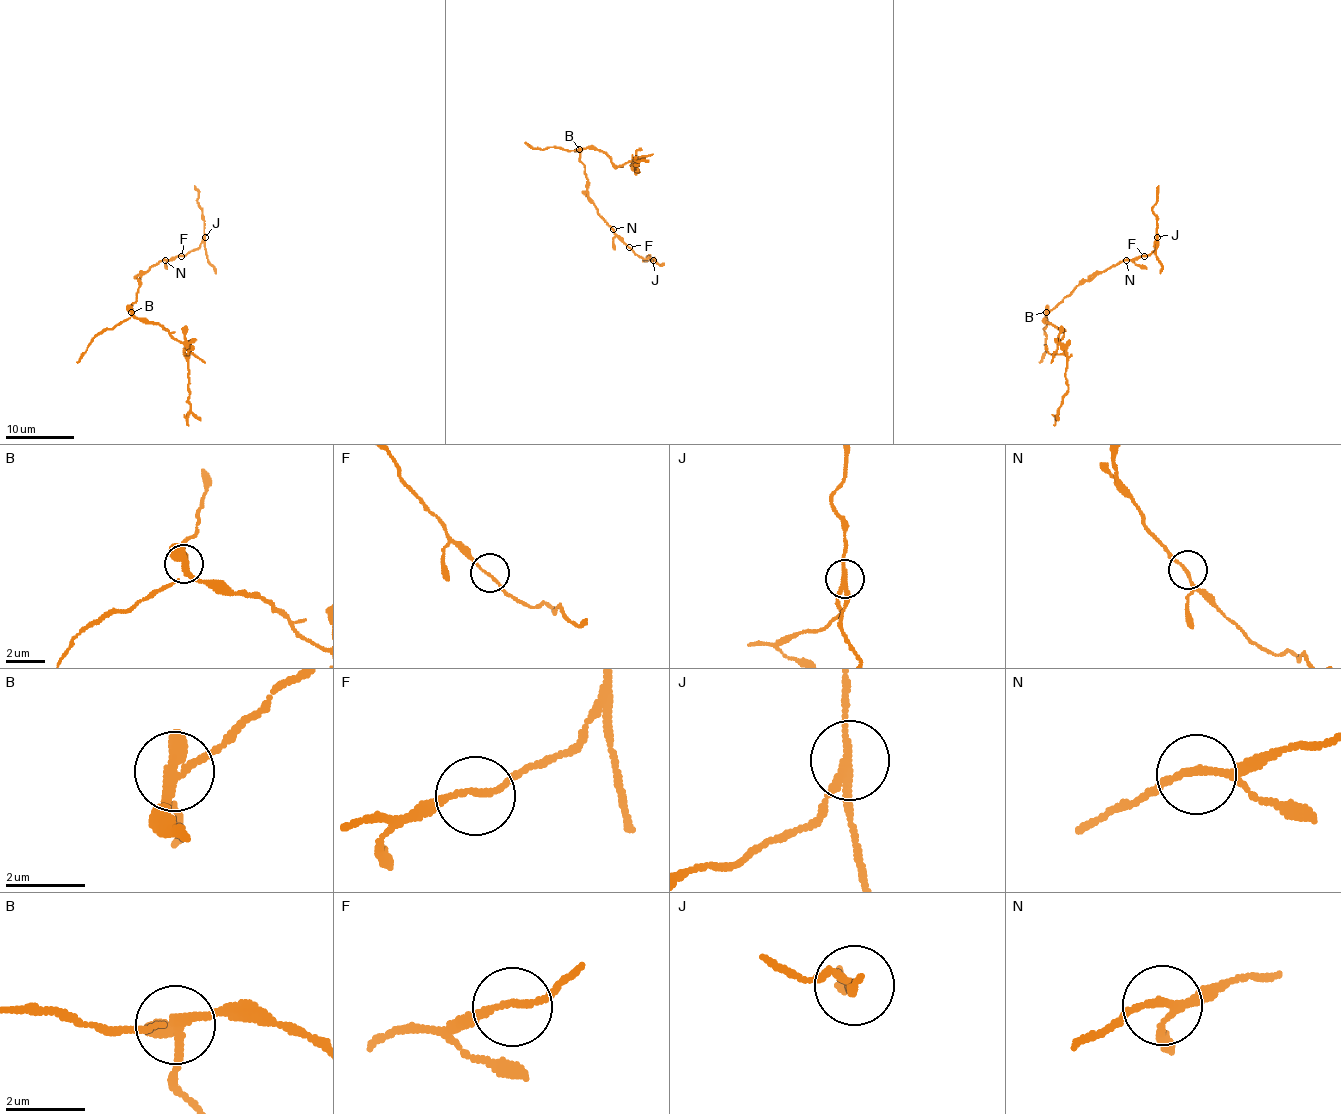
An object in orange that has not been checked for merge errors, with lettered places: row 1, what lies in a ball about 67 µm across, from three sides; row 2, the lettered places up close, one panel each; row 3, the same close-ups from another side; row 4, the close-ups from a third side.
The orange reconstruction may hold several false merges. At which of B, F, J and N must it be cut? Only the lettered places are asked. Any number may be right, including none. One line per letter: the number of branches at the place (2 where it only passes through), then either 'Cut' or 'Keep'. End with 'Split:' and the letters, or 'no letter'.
B: Branches: 3. Cut
F: Branches: 2. Keep
J: Branches: 3. Cut
N: Branches: 3. Keep
Split: B, J

